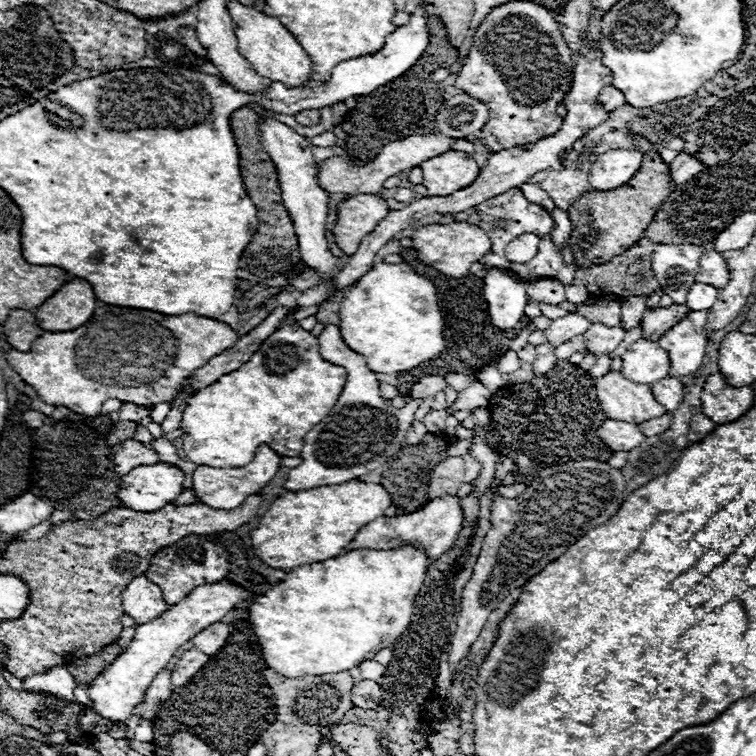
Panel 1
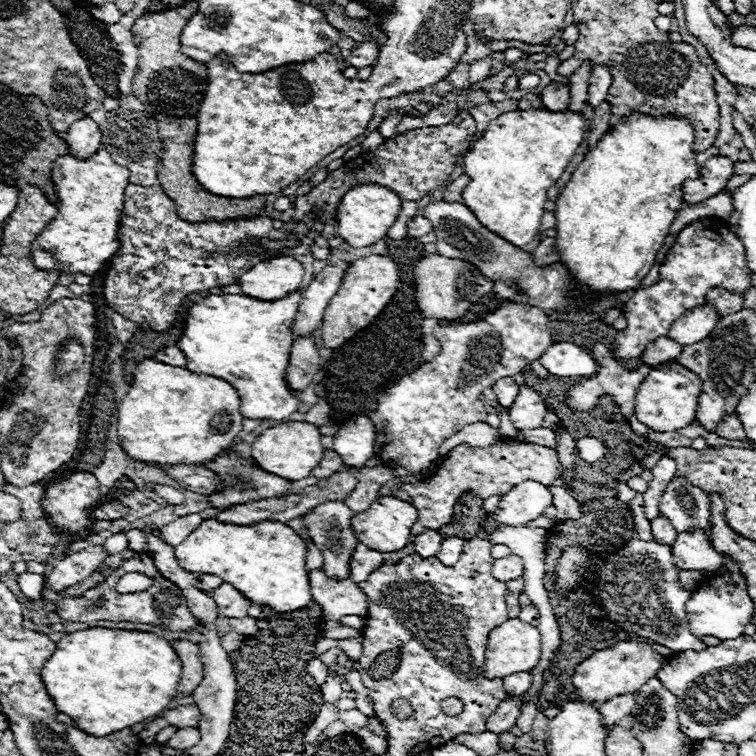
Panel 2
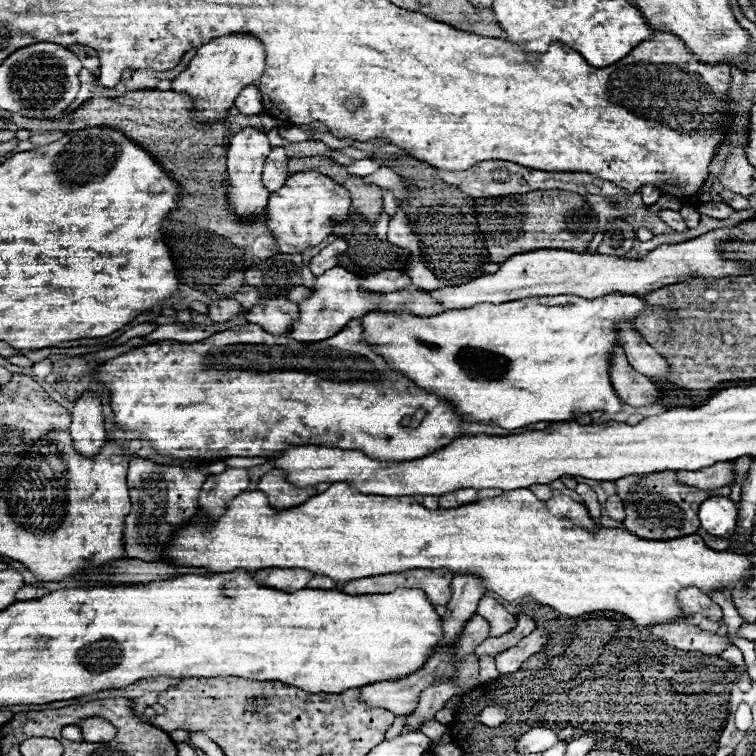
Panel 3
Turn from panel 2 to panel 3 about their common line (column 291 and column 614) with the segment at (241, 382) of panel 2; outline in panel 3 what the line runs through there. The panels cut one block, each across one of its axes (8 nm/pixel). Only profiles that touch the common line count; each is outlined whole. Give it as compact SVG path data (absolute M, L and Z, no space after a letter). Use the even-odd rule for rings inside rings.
M608 294L604 298L596 298L596 300L584 300L584 298L576 298L576 296L556 296L556 298L524 298L524 300L514 300L514 302L504 302L504 304L478 304L472 308L464 308L464 310L444 310L438 316L430 316L430 318L420 318L420 316L412 316L408 312L368 312L362 318L362 326L364 326L364 338L376 346L376 352L388 362L392 364L392 368L396 368L398 372L404 372L410 380L414 380L420 388L434 392L450 402L454 402L458 414L468 414L472 416L470 420L480 422L480 424L498 424L506 430L514 430L514 428L522 428L528 424L536 424L536 422L570 422L582 414L592 414L592 412L604 412L604 414L618 414L622 412L622 400L616 396L612 382L610 382L610 358L612 358L612 350L616 346L620 346L620 342L616 340L616 324L620 322L628 322L634 324L638 314L644 312L648 308L648 302L638 298L638 296L630 296L630 294Z

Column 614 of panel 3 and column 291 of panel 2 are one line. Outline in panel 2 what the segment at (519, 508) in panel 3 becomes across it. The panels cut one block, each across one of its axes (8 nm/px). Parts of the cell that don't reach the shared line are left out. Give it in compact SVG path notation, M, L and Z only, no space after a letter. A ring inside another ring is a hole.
M204 520L182 544L174 548L174 556L180 568L198 574L216 574L224 582L230 582L242 596L246 596L252 604L268 606L276 612L294 612L312 602L308 572L304 568L306 562L306 542L286 524L282 522L260 522L250 526L234 526L234 524L220 524L216 520Z

